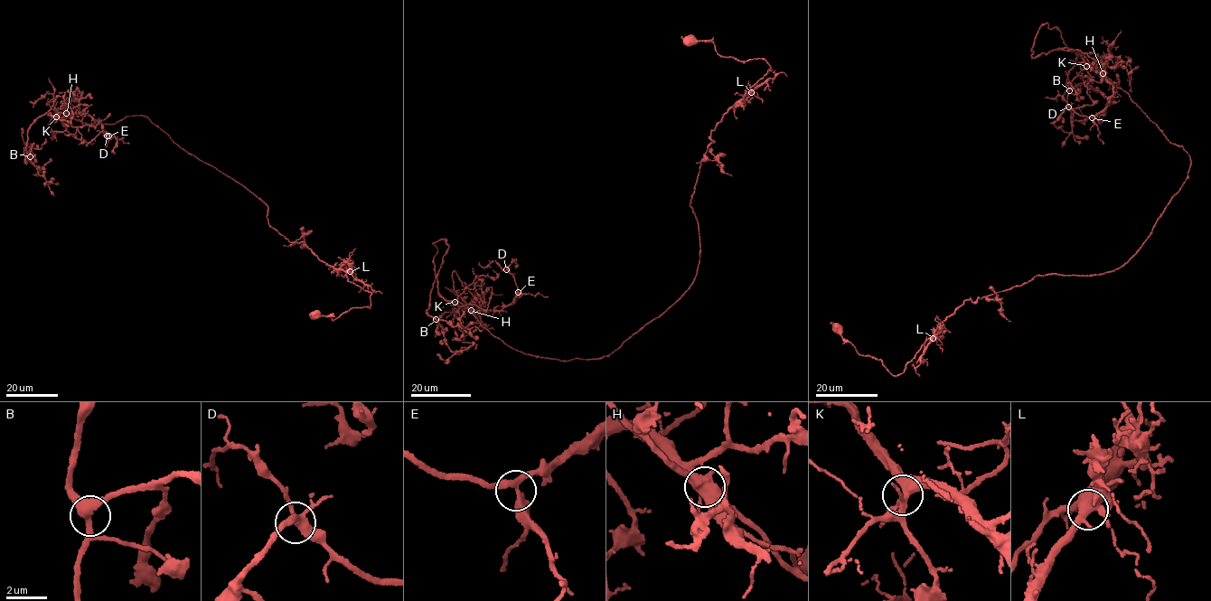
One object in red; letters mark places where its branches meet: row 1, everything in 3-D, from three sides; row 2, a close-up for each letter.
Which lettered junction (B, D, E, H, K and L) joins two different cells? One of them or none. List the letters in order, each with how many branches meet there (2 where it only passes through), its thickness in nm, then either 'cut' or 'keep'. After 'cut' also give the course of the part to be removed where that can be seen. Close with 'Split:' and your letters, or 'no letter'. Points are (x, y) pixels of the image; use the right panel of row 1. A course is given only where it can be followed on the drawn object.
B: branches 3; calibre 400 nm; keep
D: branches 4; calibre 300 nm; keep
E: branches 4; calibre 320 nm; keep
H: branches 4; calibre 600 nm; cut; course (1102, 73), (1191, 163), (1128, 262), (1100, 274), (1039, 275), (964, 301), (894, 375), (830, 323)
K: branches 5; calibre 400 nm; keep
L: branches 5; calibre 500 nm; keep
Split: H

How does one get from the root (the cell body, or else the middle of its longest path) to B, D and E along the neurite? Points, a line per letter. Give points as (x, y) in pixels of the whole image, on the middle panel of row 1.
B: (689, 42), (771, 70), (711, 132), (689, 288), (607, 355), (537, 357), (440, 295), (443, 239), (436, 319)
D: (689, 42), (771, 70), (711, 132), (689, 288), (613, 352), (563, 361), (480, 323), (515, 298), (506, 269)
E: (689, 42), (771, 70), (711, 132), (689, 204), (689, 288), (613, 352), (565, 361), (480, 323), (518, 292)

